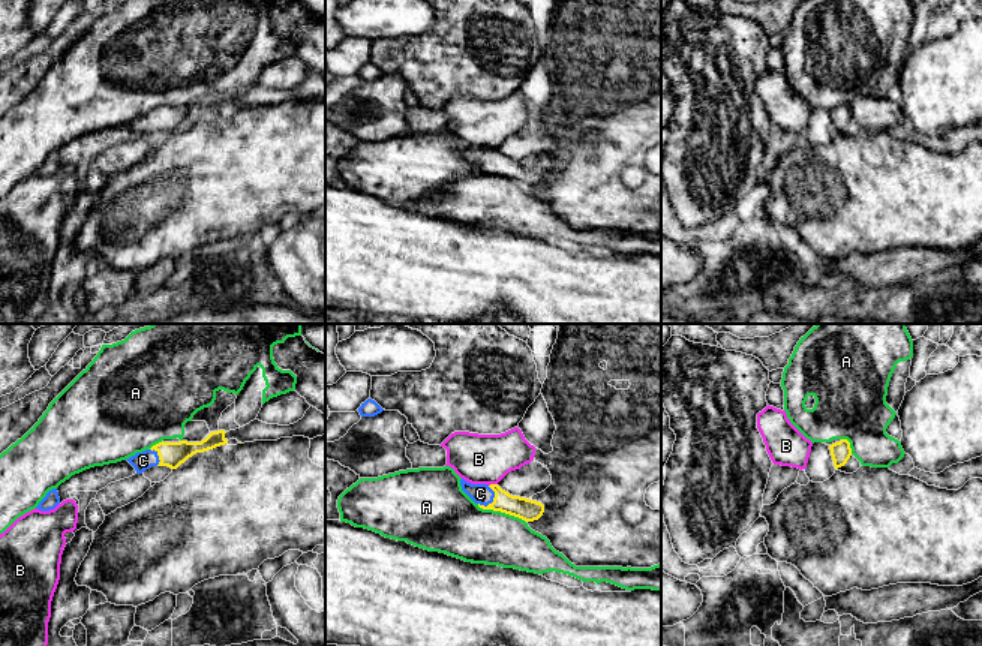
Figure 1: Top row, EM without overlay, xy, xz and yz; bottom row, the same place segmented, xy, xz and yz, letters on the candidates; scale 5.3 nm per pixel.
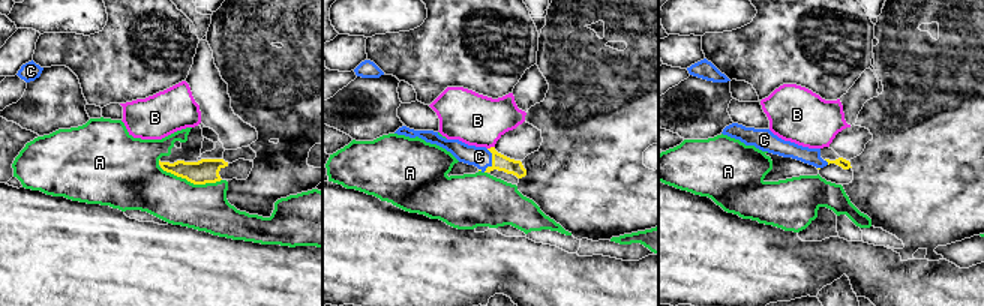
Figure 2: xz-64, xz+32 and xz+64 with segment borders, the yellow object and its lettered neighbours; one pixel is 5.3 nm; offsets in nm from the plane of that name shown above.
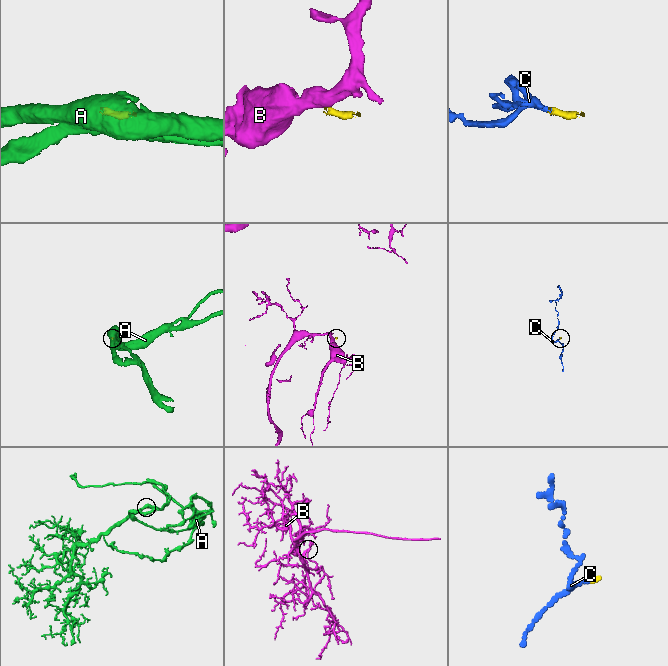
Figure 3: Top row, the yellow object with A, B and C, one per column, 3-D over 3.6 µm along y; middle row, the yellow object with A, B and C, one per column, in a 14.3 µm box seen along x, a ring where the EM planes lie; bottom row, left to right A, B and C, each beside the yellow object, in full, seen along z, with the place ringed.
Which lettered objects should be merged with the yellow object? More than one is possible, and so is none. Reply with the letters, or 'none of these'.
C

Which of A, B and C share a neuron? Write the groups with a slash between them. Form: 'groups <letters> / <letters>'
groups A / B / C

